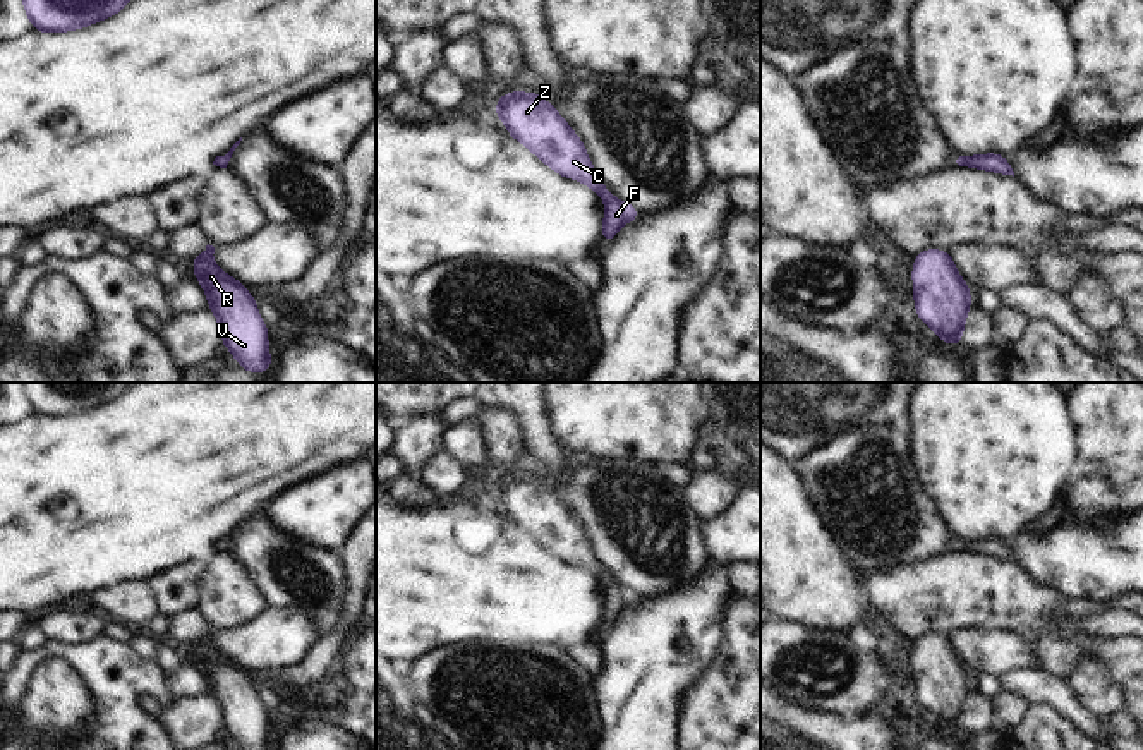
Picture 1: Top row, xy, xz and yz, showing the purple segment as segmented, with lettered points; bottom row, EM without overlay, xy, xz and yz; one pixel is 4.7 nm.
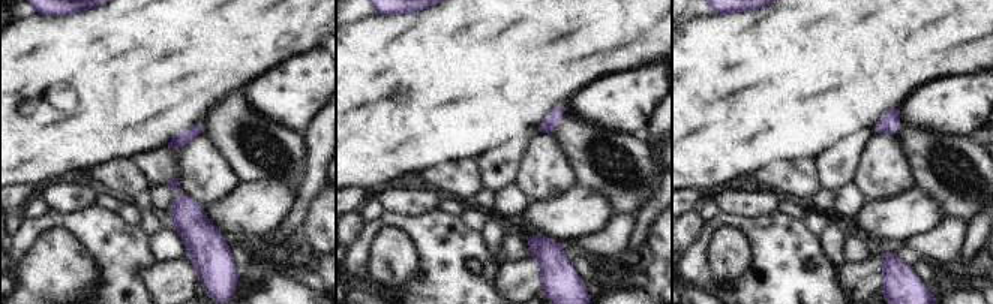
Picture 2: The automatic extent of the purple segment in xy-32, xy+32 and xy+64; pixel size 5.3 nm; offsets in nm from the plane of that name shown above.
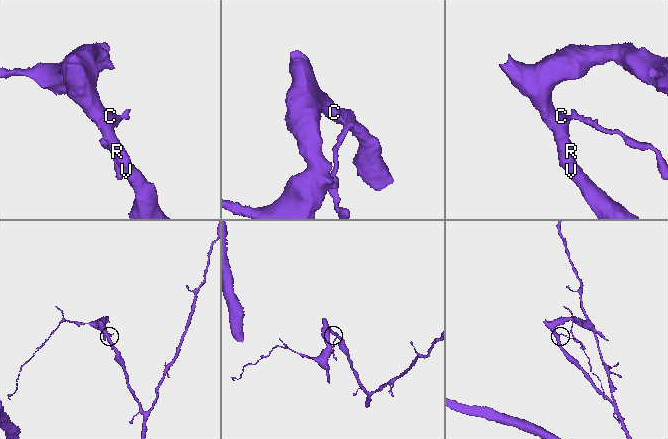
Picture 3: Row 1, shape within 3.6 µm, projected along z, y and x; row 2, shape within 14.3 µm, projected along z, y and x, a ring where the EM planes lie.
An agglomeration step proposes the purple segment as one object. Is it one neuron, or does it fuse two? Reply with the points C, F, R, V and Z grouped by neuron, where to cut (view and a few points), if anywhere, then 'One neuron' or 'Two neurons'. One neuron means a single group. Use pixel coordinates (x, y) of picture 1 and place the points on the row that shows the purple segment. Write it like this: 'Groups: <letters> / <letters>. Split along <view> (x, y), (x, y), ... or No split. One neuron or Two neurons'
Groups: C F R V Z. No split. One neuron.

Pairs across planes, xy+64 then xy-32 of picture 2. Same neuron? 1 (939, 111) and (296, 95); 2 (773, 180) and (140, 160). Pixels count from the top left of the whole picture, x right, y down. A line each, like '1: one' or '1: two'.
1: one
2: two

